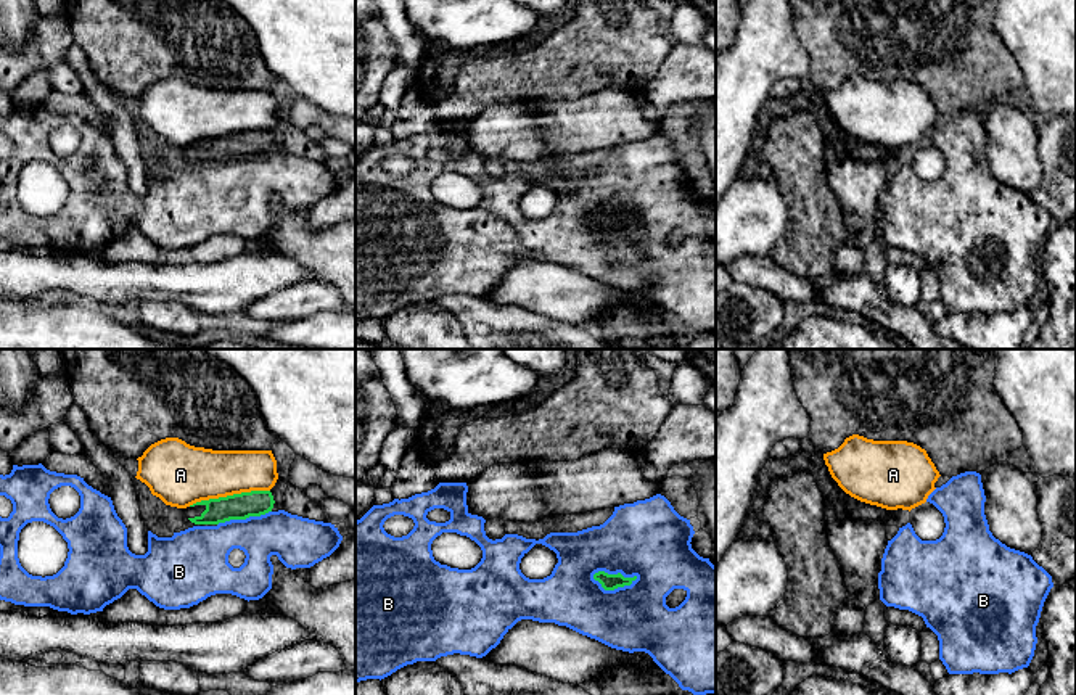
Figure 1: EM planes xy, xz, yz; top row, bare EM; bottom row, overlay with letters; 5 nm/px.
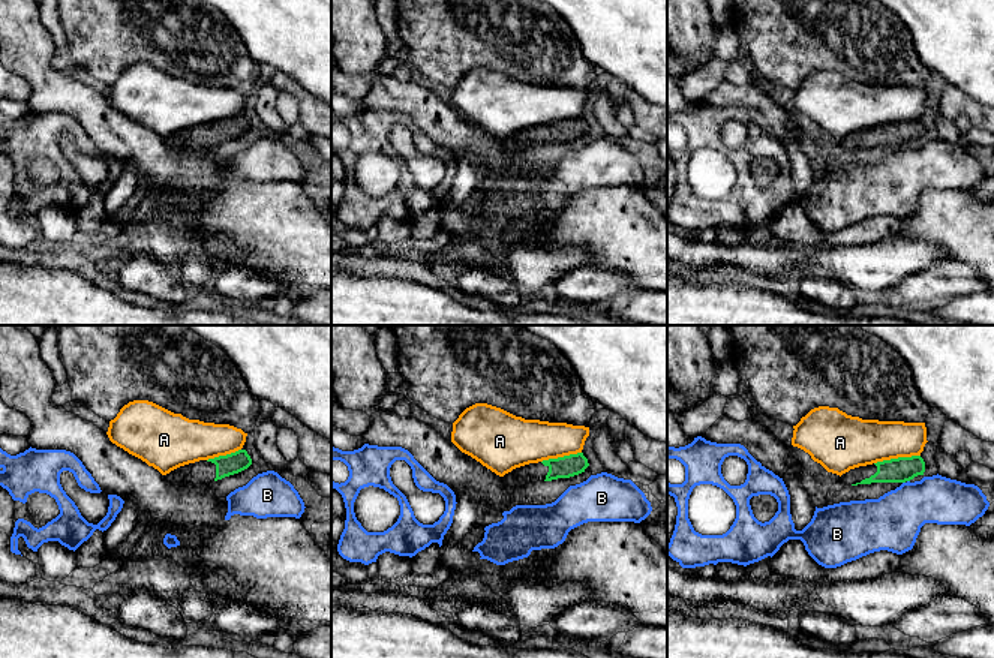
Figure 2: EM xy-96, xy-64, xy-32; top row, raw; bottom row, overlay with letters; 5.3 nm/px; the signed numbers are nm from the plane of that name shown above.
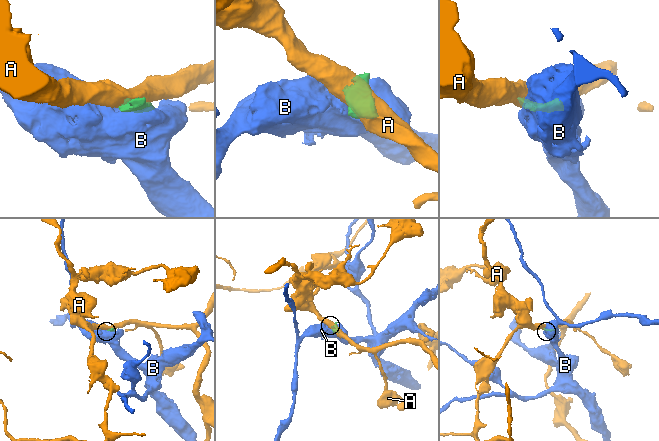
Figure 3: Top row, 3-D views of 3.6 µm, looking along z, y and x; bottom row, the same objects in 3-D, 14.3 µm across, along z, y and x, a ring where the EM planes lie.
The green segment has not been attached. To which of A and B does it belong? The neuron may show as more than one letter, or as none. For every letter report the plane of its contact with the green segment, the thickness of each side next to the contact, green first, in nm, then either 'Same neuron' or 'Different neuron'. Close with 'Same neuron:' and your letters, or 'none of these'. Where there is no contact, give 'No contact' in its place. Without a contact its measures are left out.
A: Touches green in xy. Thickness 130 nm (green) against 300 nm. Different neuron
B: Touches green in xz. Thickness 80 nm (green) against 380 nm. Different neuron
Same neuron: none of these

